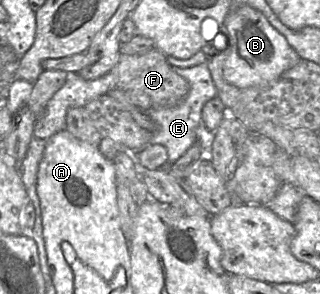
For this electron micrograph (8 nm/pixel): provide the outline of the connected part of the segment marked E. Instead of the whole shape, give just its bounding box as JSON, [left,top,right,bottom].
[146,63,217,164]

